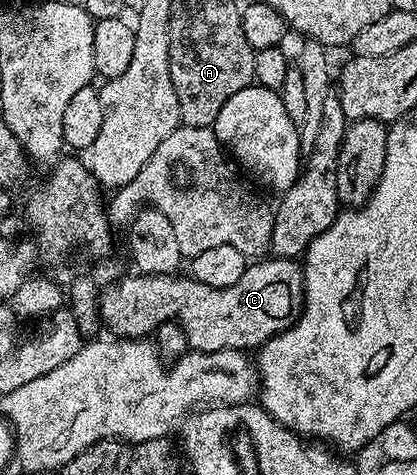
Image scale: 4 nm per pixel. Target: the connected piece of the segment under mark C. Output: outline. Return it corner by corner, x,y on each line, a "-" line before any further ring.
273,256
263,257
261,260
254,260
249,263
244,272
244,276
240,276
240,280
236,280
236,284
232,284
232,288
208,288
208,284
200,284
200,280
189,276
178,278
174,274
140,274
130,272
127,278
122,278
119,282
114,282
110,287
101,291
98,299
99,312
101,314
101,325
106,330
111,330
111,335
120,338
132,338
135,340
145,339
147,336
153,335
154,331
165,322
176,320
178,325
182,327
184,336
186,337
186,345
190,350
199,350
199,352
220,352
221,350
241,350
243,352
257,351
259,346
263,346
270,338
276,337
280,332
284,332
291,324
297,320
302,312
302,289
304,288
304,280
302,279
301,265
292,258
276,258

